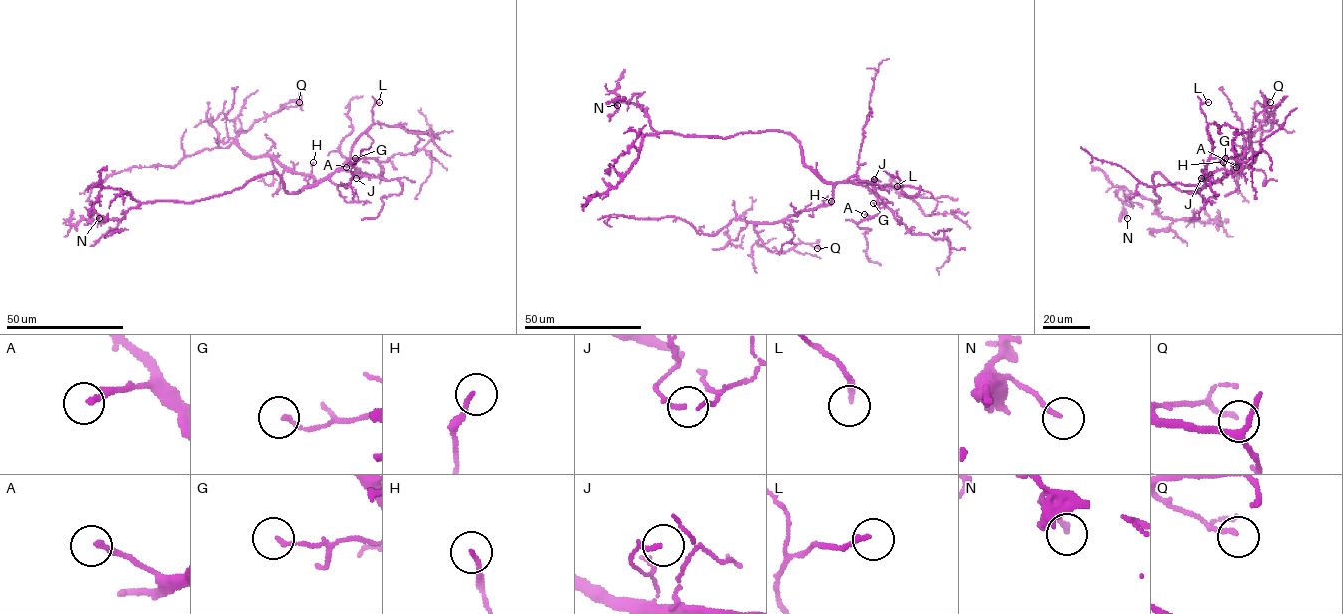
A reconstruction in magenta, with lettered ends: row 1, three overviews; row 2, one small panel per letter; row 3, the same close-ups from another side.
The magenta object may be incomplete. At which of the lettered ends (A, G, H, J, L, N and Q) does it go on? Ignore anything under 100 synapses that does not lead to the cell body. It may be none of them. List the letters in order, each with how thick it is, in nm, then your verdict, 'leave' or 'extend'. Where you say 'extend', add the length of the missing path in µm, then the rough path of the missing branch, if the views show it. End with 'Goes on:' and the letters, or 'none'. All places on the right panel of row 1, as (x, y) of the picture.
A: 200 nm | leave
G: 150 nm | leave
H: 130 nm | leave
J: 160 nm | leave
L: 170 nm | leave
N: 160 nm | leave
Q: 160 nm | leave
Goes on: none

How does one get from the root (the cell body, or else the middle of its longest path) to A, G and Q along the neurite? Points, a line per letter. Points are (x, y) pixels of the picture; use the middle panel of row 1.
A: (815, 172), (832, 183), (869, 183), (876, 195), (879, 212), (873, 217), (864, 214)
G: (815, 172), (827, 182), (866, 186), (883, 202), (873, 203)
Q: (815, 172), (833, 185), (828, 205), (756, 223), (754, 230), (772, 251), (787, 251), (801, 242), (817, 248)

